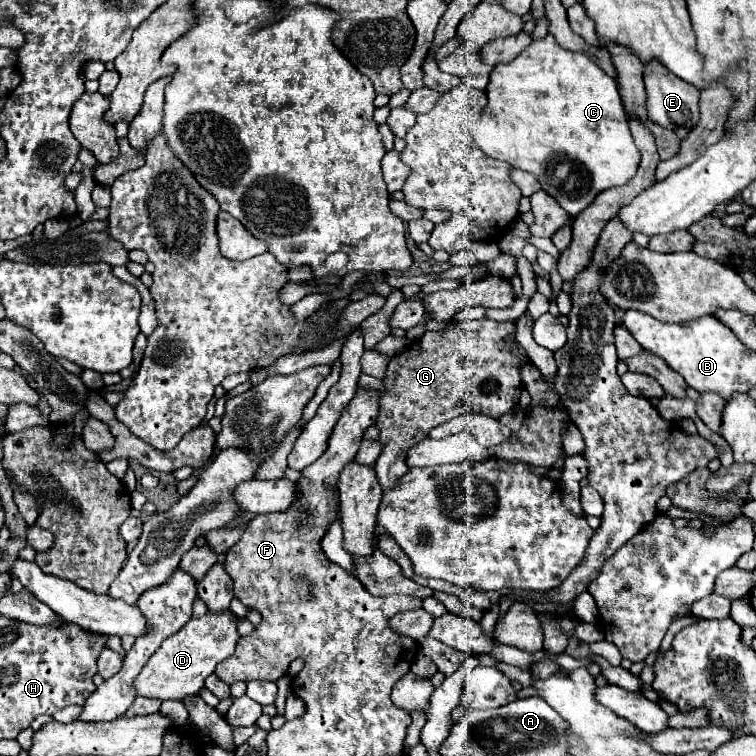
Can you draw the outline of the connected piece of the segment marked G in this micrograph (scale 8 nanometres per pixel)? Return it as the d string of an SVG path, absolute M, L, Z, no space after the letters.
M481 318L475 322L457 322L455 328L425 332L421 340L413 342L405 352L389 360L383 378L385 390L379 392L379 416L375 420L375 426L381 430L379 440L383 444L383 452L375 464L375 472L383 490L393 488L399 476L407 472L405 464L407 450L413 448L417 442L425 440L429 436L427 432L433 430L435 426L461 414L487 414L499 418L501 414L517 406L521 394L521 376L519 376L521 360L519 356L513 356L513 352L505 346L505 338L513 332L515 332L513 322L495 322L489 318Z

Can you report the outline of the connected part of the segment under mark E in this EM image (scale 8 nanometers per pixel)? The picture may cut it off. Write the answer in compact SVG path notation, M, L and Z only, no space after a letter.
M649 64L645 70L645 88L647 88L647 116L653 124L659 124L665 130L671 130L677 134L679 140L685 140L685 136L697 126L699 120L699 90L693 88L693 84L673 76L669 70L665 70L661 64Z

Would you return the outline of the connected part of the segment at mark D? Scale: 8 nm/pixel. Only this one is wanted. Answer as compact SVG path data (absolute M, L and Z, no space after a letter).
M231 610L217 614L207 612L201 618L191 618L149 658L149 662L135 680L137 694L159 700L181 700L185 696L197 694L203 688L205 678L213 674L215 666L235 652L239 638L241 636L237 632L237 616Z

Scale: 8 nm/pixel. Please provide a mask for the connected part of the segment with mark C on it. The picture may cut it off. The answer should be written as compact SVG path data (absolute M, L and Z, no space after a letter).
M553 34L533 40L531 46L509 64L497 64L491 72L487 98L489 102L479 107L483 112L475 124L477 146L495 160L505 160L519 170L535 174L543 190L571 216L583 212L599 192L627 184L635 176L641 152L629 132L627 114L615 80L585 54L575 54L555 44Z

